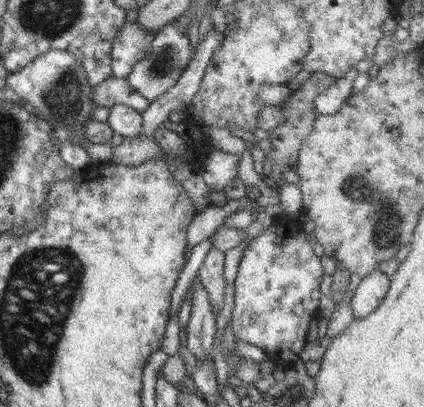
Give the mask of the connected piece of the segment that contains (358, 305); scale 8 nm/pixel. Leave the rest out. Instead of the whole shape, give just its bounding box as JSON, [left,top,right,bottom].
[350,269,389,319]

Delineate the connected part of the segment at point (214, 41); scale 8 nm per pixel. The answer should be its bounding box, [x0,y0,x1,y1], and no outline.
[138,29,222,139]

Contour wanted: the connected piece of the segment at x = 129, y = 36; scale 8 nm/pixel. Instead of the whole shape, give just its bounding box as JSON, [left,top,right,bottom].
[110,21,157,79]

